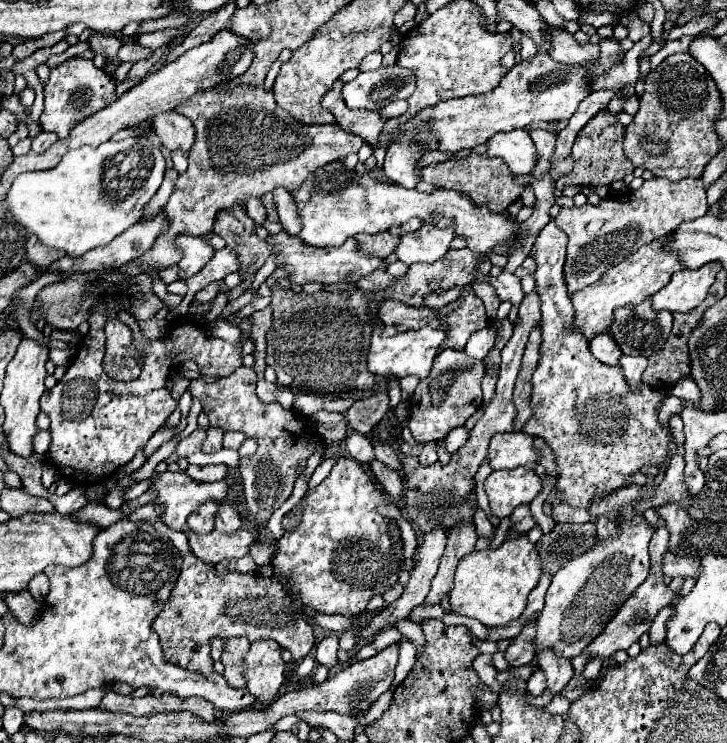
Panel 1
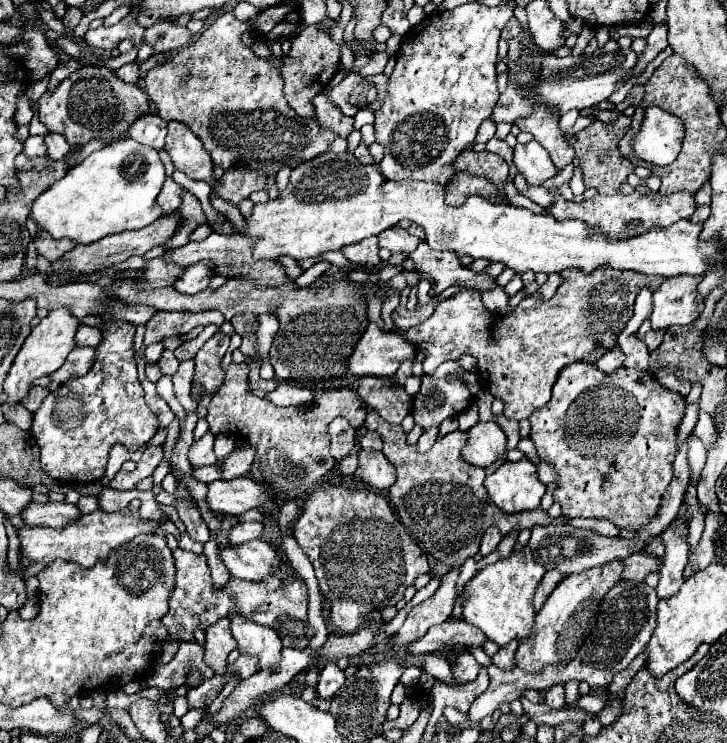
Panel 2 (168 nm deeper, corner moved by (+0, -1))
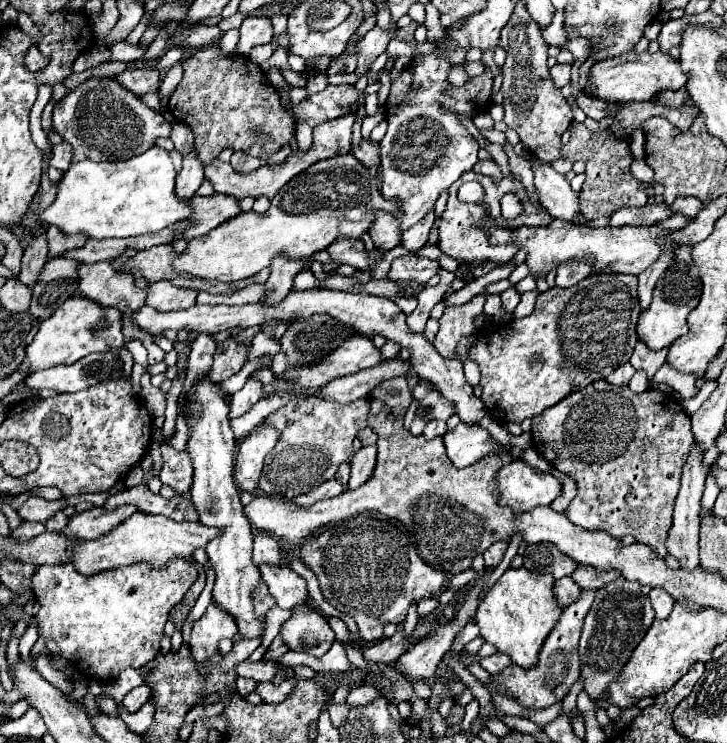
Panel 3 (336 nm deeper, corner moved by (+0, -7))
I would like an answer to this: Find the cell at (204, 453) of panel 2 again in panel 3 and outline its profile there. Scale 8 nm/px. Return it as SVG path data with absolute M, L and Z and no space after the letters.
M165 441L161 443L161 455L163 455L163 469L161 469L161 481L163 485L173 487L177 493L189 491L189 481L193 481L189 455L185 451L175 451Z

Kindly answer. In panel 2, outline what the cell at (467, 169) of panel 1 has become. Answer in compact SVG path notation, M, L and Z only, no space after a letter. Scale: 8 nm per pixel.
M465 149L453 163L455 173L459 171L467 171L475 177L485 177L489 179L499 193L503 193L505 181L507 181L507 173L509 173L509 165L501 155L495 155L491 151L473 151L473 149Z

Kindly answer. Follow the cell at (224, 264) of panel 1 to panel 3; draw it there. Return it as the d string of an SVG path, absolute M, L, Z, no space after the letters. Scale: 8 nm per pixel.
M157 281L149 285L145 305L157 309L157 311L179 311L195 305L197 291L193 289L179 289L173 287L169 281Z

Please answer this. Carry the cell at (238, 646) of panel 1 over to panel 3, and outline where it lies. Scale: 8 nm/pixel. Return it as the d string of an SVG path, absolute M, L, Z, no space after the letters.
M209 605L207 611L193 623L189 647L193 653L193 659L199 663L207 661L213 653L217 653L217 641L223 637L233 637L237 633L237 625L233 621L233 615L219 609L217 605Z

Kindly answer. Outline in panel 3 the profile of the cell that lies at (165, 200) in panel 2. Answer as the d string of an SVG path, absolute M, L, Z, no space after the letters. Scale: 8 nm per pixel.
M193 149L183 159L183 169L177 175L177 187L175 187L177 195L183 199L191 199L203 179L205 179L205 167L197 157L197 149Z

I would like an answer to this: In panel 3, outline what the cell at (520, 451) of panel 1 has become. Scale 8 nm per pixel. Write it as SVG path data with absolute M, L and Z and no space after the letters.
M459 423L455 429L447 431L443 441L447 457L455 467L469 467L499 447L483 427L469 429L465 423Z

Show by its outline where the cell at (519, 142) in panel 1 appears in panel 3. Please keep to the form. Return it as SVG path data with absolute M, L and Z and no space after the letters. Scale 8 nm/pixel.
M535 159L533 165L535 173L535 187L541 199L541 205L553 215L555 219L573 221L581 209L579 209L579 193L569 187L569 181L565 175L551 169L551 165Z

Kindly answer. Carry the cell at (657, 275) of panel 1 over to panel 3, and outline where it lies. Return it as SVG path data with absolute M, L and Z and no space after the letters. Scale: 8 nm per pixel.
M625 273L589 275L587 279L579 281L573 287L547 289L545 293L539 293L535 311L527 319L513 319L505 325L491 327L485 333L477 333L473 327L473 307L479 307L479 295L473 297L465 305L446 308L439 319L439 333L435 337L433 347L439 351L441 357L451 359L463 335L477 337L469 357L481 369L479 383L483 393L481 399L485 407L489 409L489 415L503 423L509 423L509 421L521 423L527 417L539 415L547 407L557 405L561 399L565 399L573 391L581 391L589 383L605 379L611 371L615 371L615 367L627 363L635 347L635 325L641 311L639 299L637 299L637 277L625 275Z

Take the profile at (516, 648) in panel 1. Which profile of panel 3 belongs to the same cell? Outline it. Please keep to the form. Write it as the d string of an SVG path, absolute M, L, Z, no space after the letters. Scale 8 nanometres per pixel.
M495 653L495 655L491 655L491 657L483 657L479 663L481 663L481 667L483 667L485 671L489 671L489 673L501 673L505 667L511 665L509 657L503 655L503 653Z

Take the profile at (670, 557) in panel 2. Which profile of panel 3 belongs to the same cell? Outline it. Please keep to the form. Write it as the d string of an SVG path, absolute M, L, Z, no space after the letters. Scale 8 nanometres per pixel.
M651 589L649 593L649 601L653 605L653 611L655 611L655 619L667 619L675 601L673 597L669 597L669 593L665 593L665 589Z

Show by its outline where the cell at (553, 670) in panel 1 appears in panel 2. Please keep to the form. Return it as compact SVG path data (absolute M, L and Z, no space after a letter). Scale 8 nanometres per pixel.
M553 685L549 687L547 695L545 695L545 703L553 709L561 709L565 707L565 687L563 685Z

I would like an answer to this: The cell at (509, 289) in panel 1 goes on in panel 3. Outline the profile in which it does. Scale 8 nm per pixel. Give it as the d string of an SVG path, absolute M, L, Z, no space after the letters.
M407 255L399 257L391 263L391 269L387 273L389 281L417 281L417 283L427 283L435 271L439 269L437 261L417 257L417 255Z

